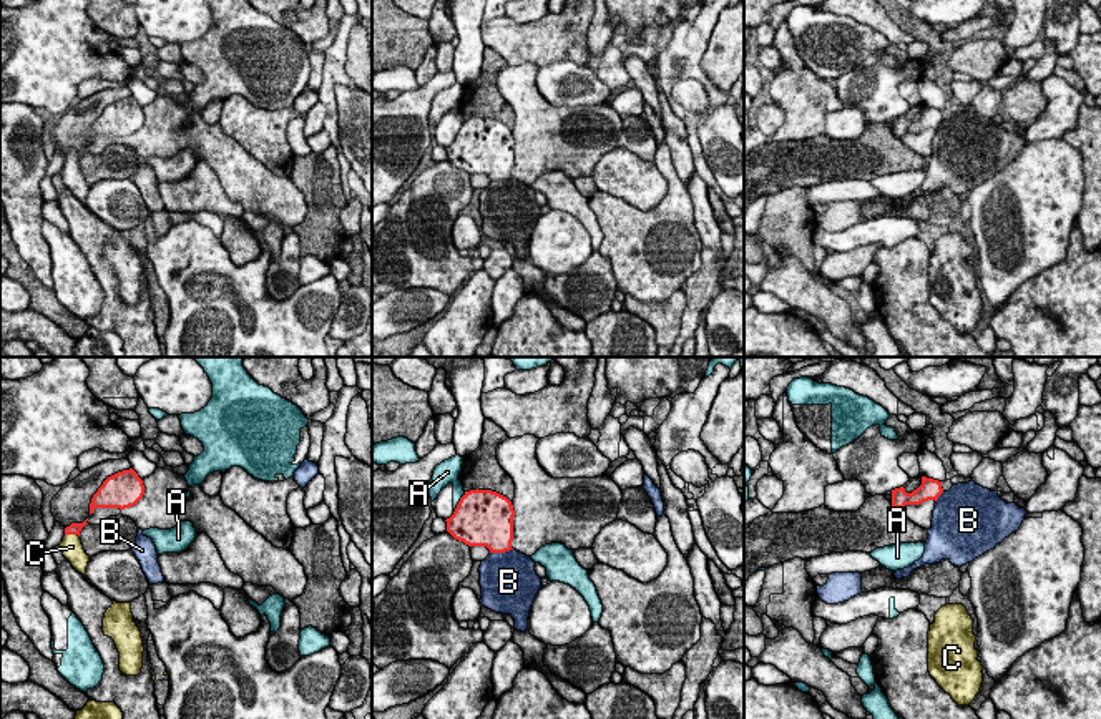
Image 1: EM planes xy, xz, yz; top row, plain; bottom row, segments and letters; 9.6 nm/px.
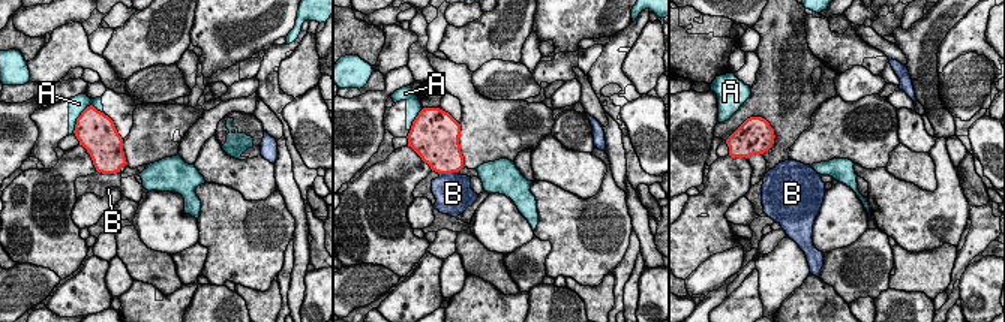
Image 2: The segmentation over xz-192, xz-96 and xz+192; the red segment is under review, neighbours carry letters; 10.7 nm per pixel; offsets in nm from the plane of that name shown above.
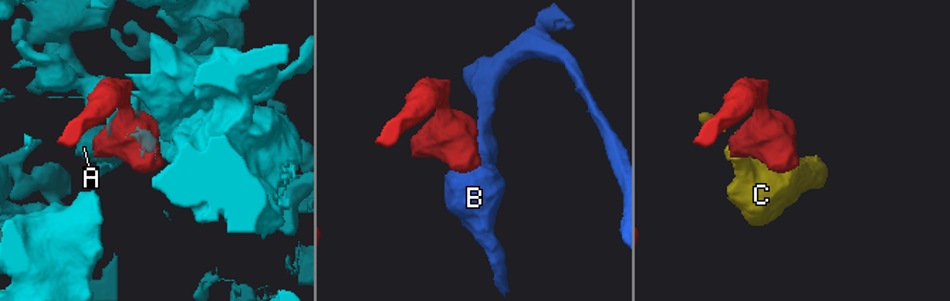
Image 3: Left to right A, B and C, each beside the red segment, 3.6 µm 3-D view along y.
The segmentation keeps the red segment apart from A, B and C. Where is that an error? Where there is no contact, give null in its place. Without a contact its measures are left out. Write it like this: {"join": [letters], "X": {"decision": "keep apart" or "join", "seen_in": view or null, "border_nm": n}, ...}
{"join": ["C"], "A": {"decision": "keep apart", "seen_in": "xz", "border_nm": 240}, "B": {"decision": "keep apart", "seen_in": "xz", "border_nm": 220}, "C": {"decision": "join", "seen_in": "xy", "border_nm": 150}}

